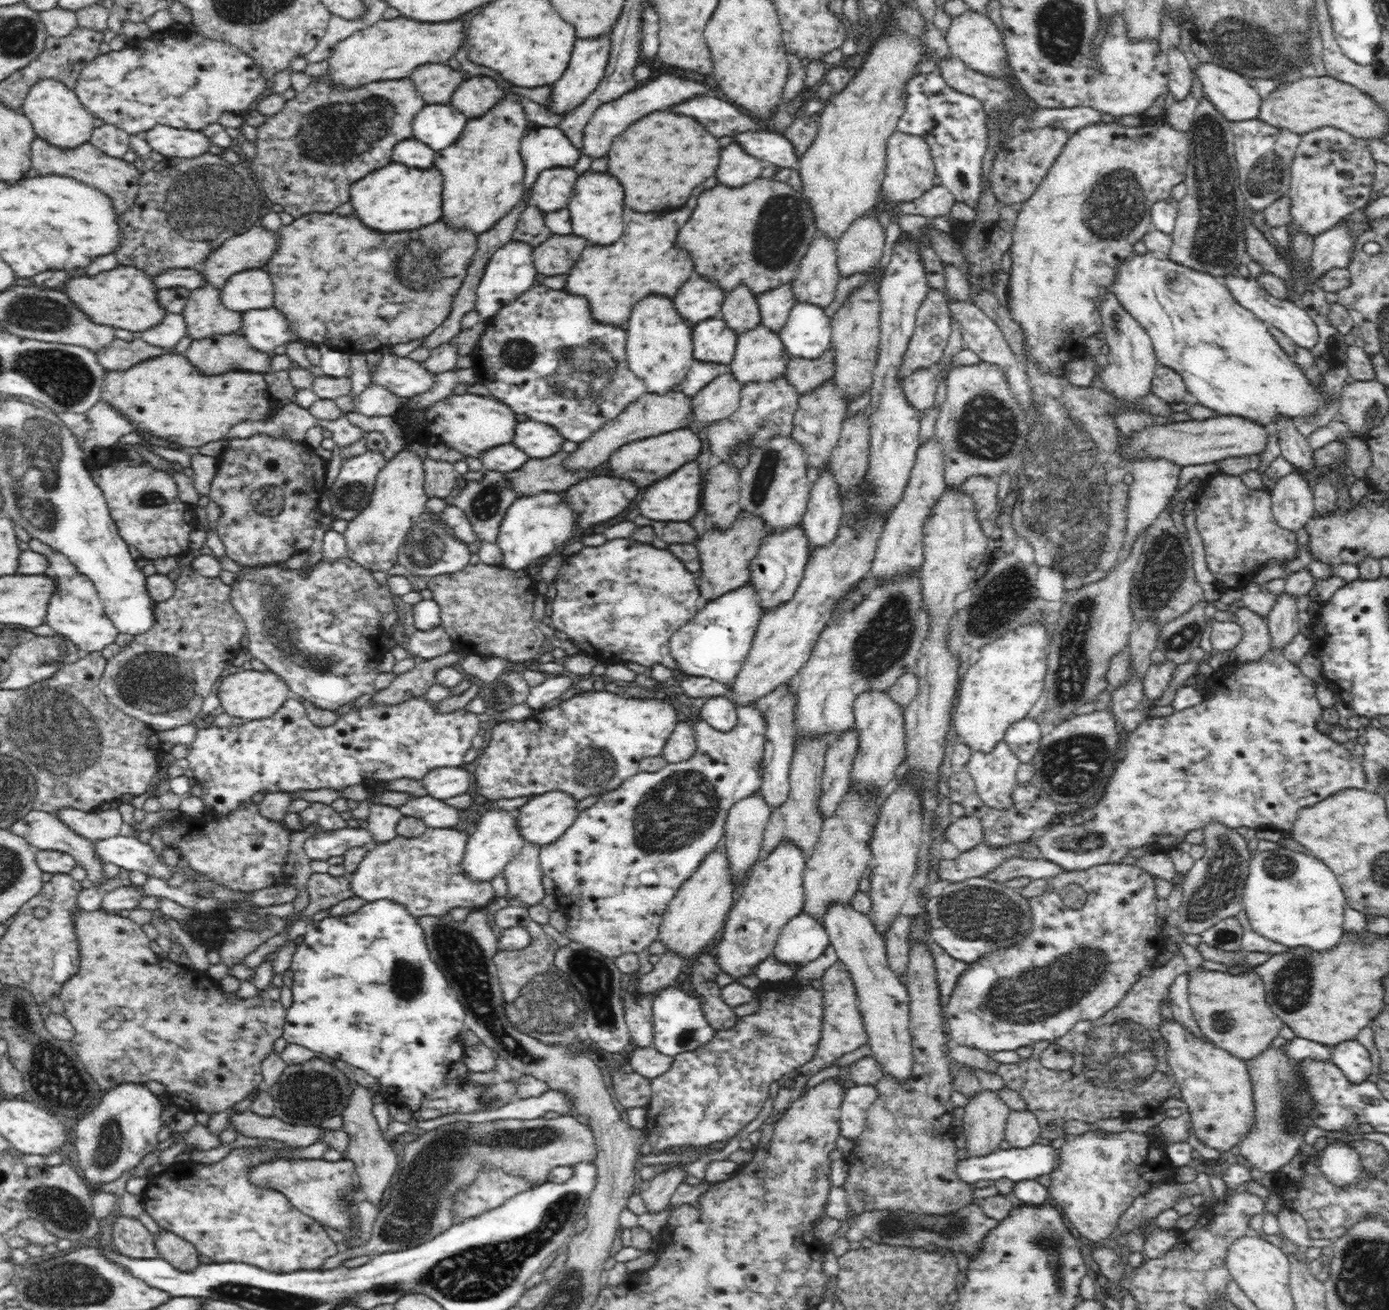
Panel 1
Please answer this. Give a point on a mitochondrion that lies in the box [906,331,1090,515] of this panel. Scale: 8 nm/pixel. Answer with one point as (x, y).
(988, 429)

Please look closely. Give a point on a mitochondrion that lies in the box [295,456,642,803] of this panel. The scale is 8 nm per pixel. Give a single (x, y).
(593, 767)

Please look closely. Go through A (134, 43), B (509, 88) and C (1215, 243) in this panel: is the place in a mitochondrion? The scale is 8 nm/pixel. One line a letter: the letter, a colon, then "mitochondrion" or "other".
A: other
B: other
C: mitochondrion

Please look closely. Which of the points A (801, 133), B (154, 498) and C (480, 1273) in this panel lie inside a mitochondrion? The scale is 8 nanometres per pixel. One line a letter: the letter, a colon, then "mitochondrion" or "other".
A: other
B: mitochondrion
C: mitochondrion

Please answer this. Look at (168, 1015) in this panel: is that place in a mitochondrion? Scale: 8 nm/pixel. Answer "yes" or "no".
yes

